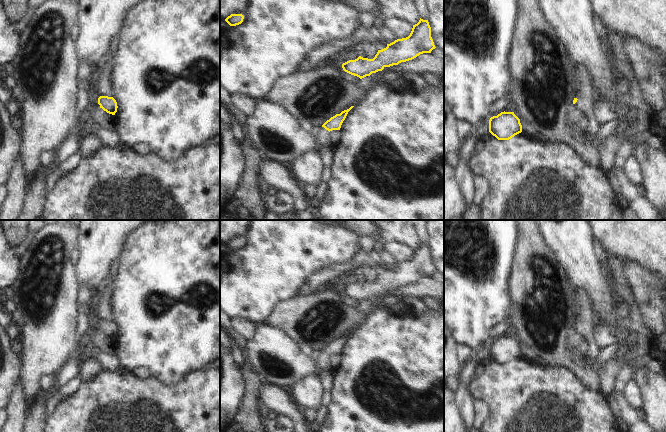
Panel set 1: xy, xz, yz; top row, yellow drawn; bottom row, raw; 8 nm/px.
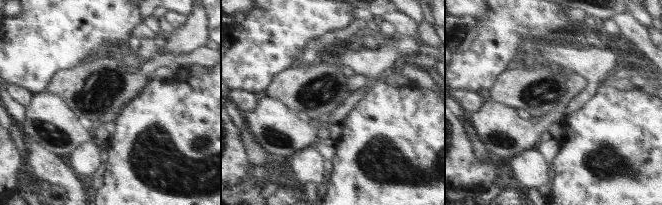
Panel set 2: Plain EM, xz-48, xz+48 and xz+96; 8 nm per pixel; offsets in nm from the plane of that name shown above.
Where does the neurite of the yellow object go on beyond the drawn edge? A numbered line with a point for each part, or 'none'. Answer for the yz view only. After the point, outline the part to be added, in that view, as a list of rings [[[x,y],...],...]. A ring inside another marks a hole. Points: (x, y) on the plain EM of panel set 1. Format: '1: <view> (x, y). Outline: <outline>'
1: yz (587, 322). Outline: [[[584,288],[578,289],[577,298],[581,311],[578,324],[574,330],[584,337],[588,343],[589,349],[586,359],[589,362],[596,362],[600,358],[602,350],[594,340],[594,329],[597,321],[592,308],[592,299],[590,293]]]

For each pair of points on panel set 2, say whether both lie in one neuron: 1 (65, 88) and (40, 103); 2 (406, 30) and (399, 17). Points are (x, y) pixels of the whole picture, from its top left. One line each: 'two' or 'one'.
1: two
2: one

